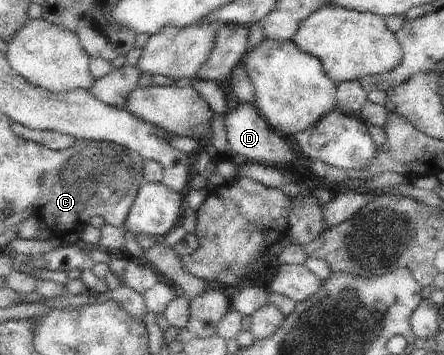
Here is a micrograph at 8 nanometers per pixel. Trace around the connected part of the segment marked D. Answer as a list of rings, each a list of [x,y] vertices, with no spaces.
[[[239,101],[235,108],[230,108],[223,116],[223,124],[227,131],[226,137],[230,156],[239,160],[270,164],[276,168],[292,166],[295,159],[290,143],[287,144],[284,137],[268,125],[268,122],[250,102],[240,103]]]

